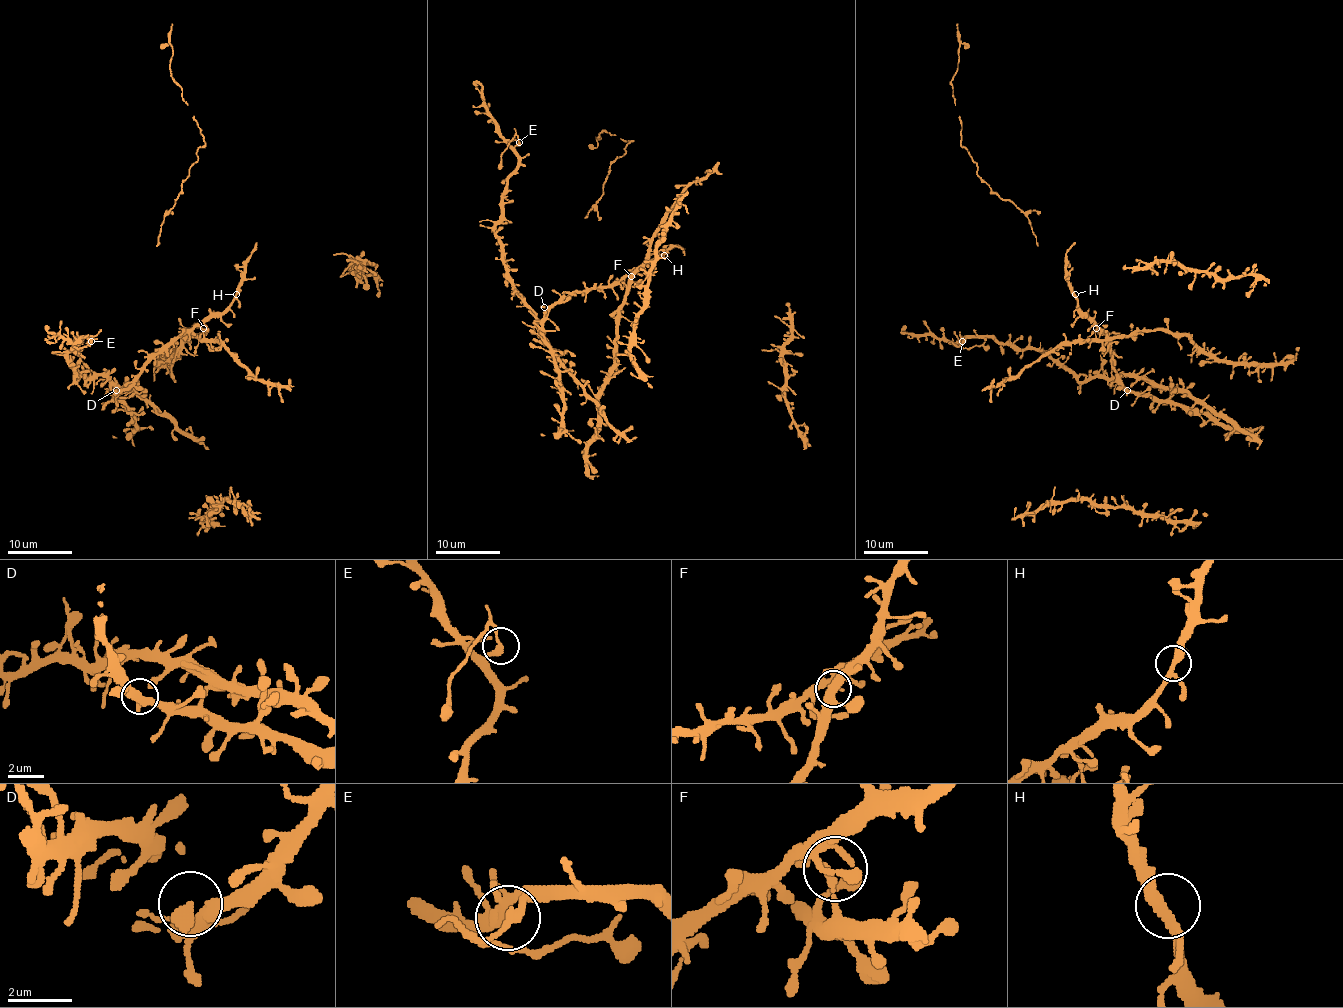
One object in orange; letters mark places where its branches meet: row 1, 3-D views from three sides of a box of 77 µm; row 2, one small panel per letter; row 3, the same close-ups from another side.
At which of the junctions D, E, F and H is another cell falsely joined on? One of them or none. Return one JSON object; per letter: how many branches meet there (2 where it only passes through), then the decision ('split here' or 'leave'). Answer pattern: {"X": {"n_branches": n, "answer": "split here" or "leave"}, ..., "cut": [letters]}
{"D": {"n_branches": 2, "answer": "leave"}, "E": {"n_branches": 2, "answer": "split here"}, "F": {"n_branches": 2, "answer": "leave"}, "H": {"n_branches": 3, "answer": "leave"}, "cut": ["E"]}

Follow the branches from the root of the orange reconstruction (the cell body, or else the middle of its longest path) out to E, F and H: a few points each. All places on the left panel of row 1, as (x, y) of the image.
E: (155, 357), (127, 386), (113, 393), (105, 377), (84, 378), (68, 360), (68, 354), (85, 338), (92, 341)
F: (155, 357), (195, 326), (203, 328)
H: (155, 357), (197, 325), (218, 315), (236, 294)

